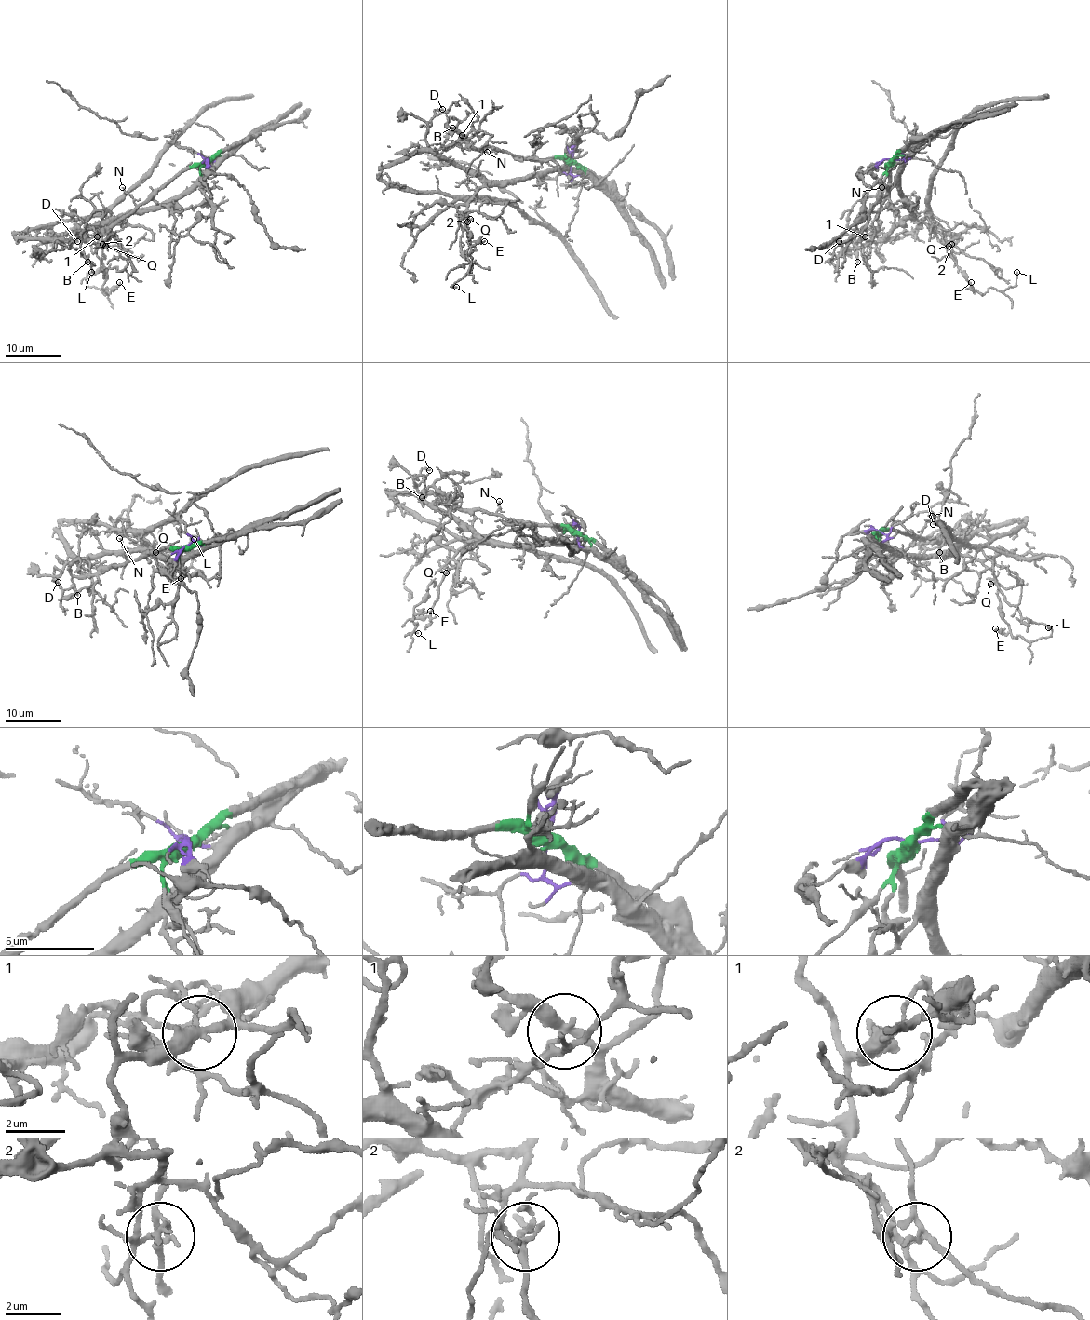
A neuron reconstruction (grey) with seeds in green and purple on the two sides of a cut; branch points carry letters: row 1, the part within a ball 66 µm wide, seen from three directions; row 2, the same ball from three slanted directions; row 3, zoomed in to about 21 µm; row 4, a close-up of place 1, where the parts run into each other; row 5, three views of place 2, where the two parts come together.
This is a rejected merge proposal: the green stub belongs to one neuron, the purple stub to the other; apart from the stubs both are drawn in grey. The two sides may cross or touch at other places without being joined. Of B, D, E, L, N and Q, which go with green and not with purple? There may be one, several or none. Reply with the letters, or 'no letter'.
B, N

